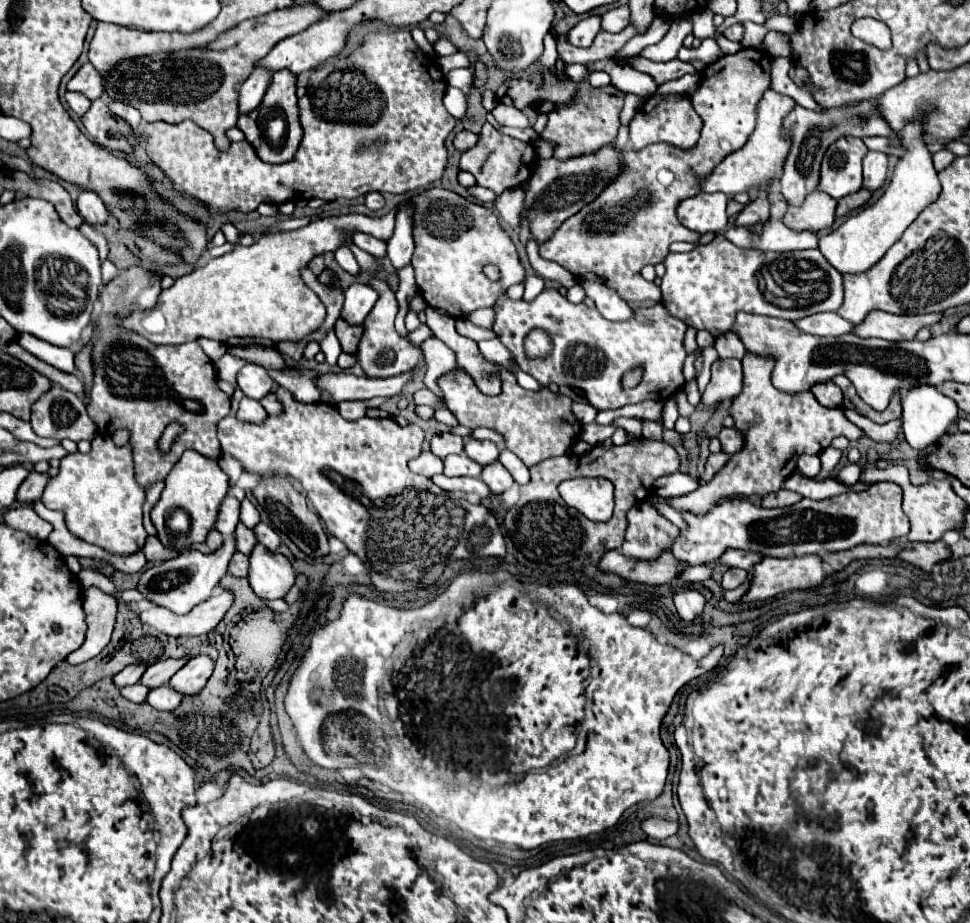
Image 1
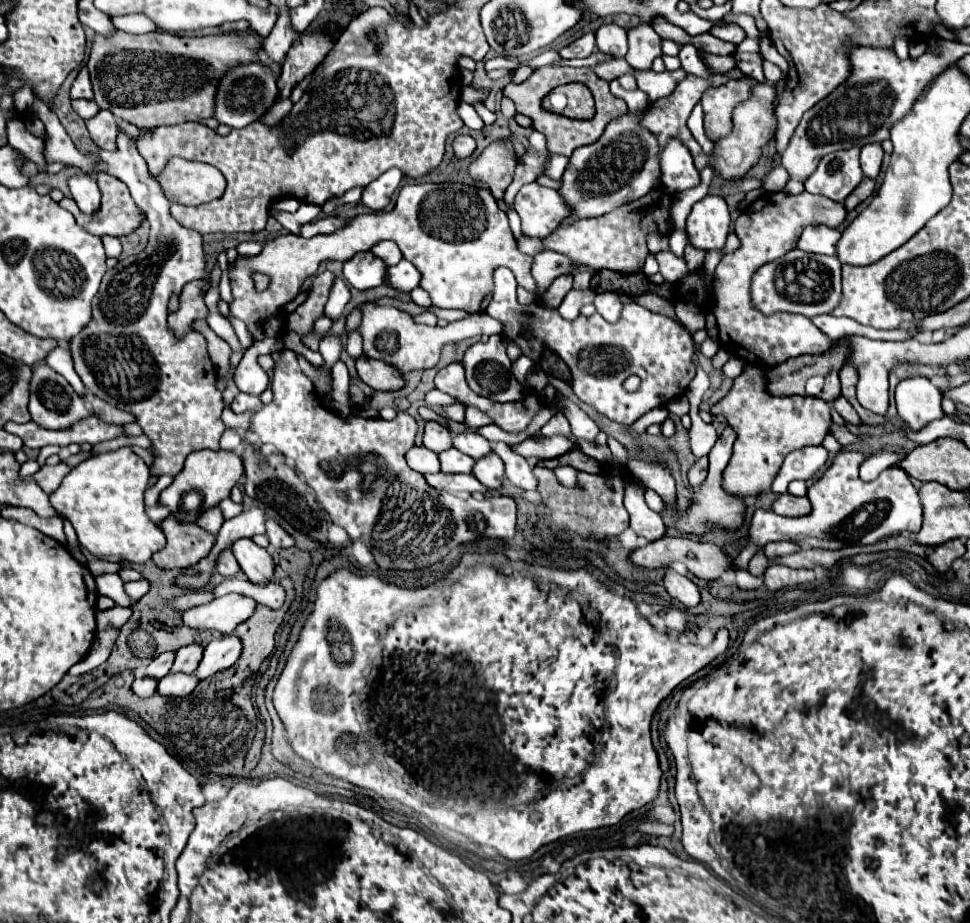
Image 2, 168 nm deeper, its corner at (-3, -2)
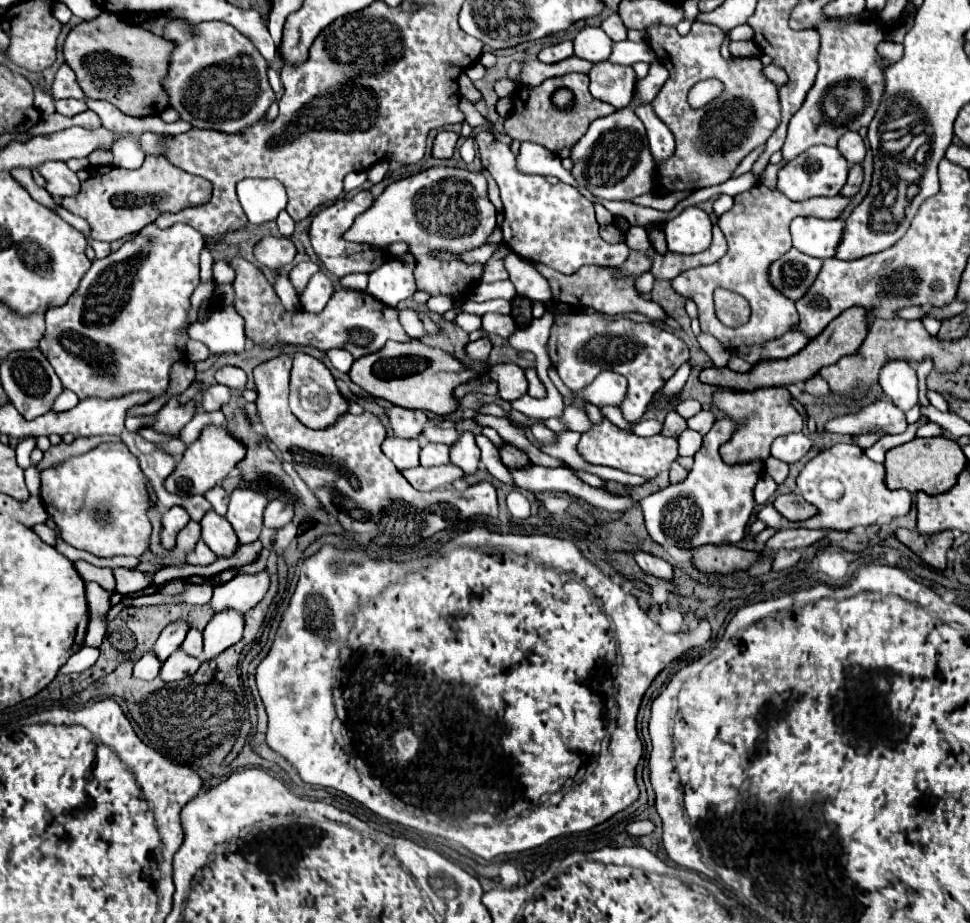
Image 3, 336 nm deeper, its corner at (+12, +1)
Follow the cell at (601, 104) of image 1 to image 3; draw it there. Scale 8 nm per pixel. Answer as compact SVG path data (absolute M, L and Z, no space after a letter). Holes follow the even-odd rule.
M568 73L568 75L562 75L562 77L552 77L552 79L542 81L536 87L520 85L518 91L514 91L510 99L512 99L514 107L512 107L512 115L504 123L504 131L512 139L532 141L532 143L544 145L548 151L552 151L558 157L568 157L570 155L572 145L586 133L588 125L594 119L612 113L610 105L604 105L602 101L596 101L590 95L590 91L588 91L588 77L584 73ZM560 87L568 87L574 93L574 97L576 97L576 105L572 109L568 109L568 111L556 109L550 103L550 95L556 89L560 89Z

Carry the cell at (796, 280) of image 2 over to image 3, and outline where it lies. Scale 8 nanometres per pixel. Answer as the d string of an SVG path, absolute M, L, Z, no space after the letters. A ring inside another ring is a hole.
M792 247L786 255L782 255L770 265L768 277L774 289L778 289L792 301L798 301L800 297L804 297L804 293L808 293L820 269L822 269L820 259L808 257Z

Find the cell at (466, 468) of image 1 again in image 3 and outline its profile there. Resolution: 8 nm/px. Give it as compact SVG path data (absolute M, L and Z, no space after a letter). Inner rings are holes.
M424 443L420 453L420 465L422 467L436 467L436 465L448 465L450 463L450 447L442 443Z

